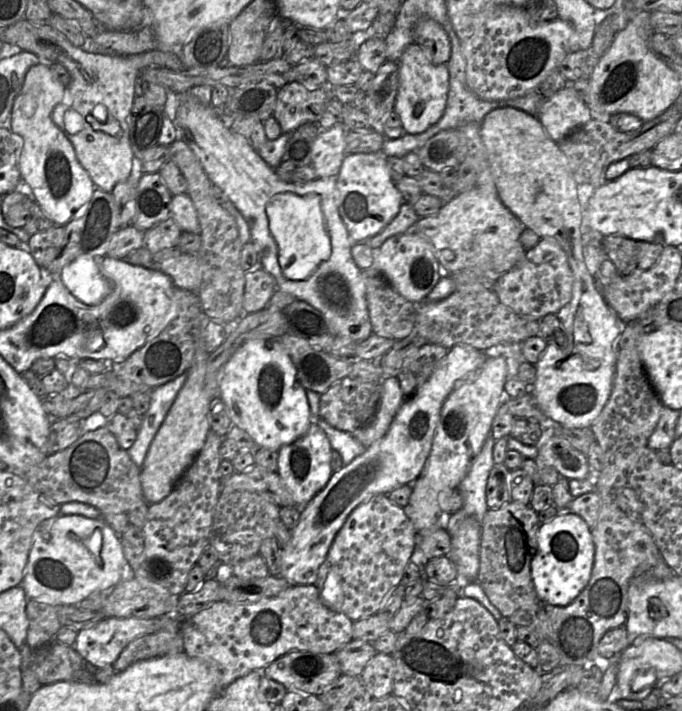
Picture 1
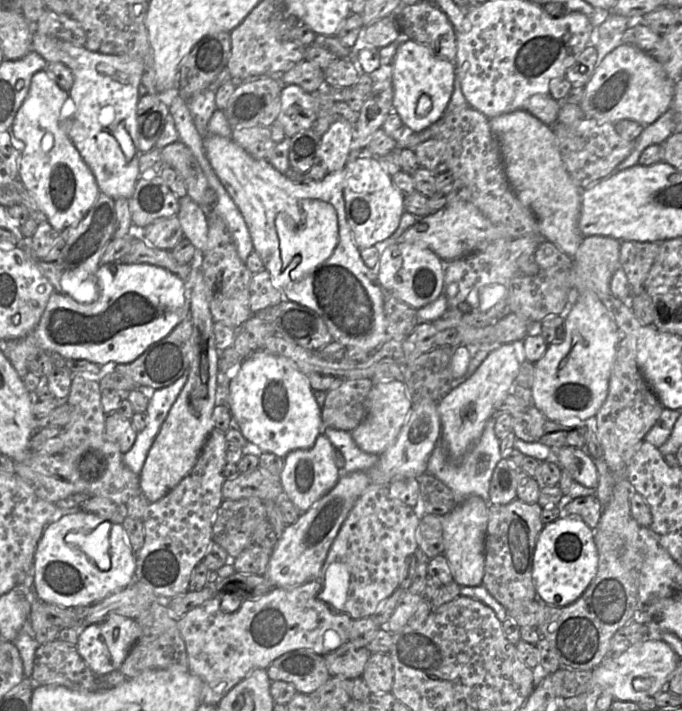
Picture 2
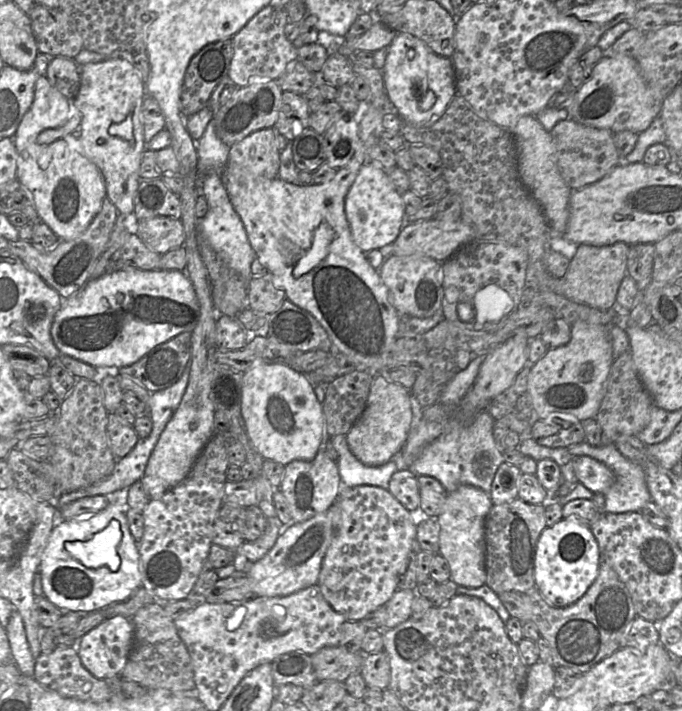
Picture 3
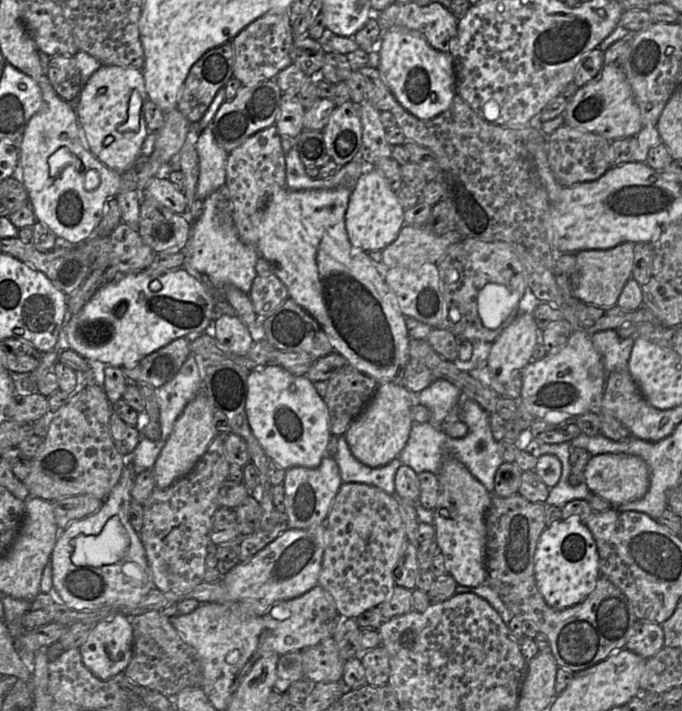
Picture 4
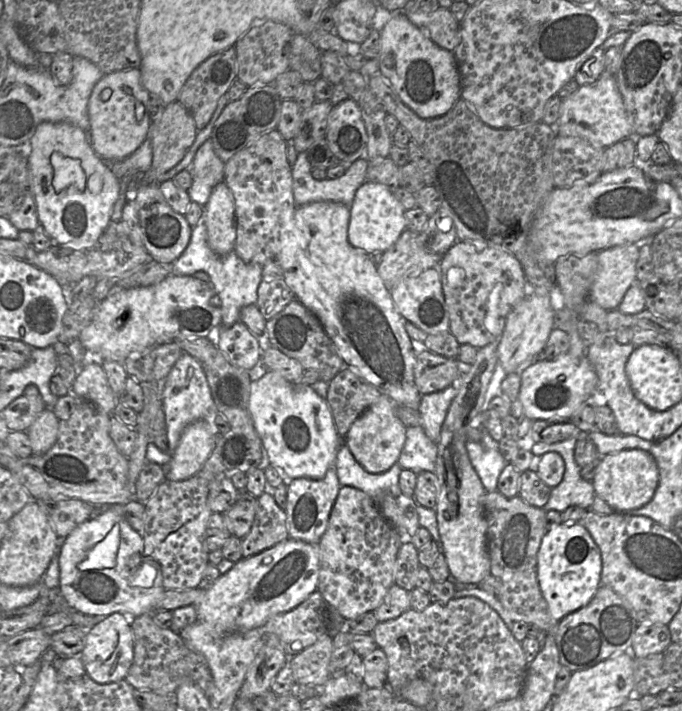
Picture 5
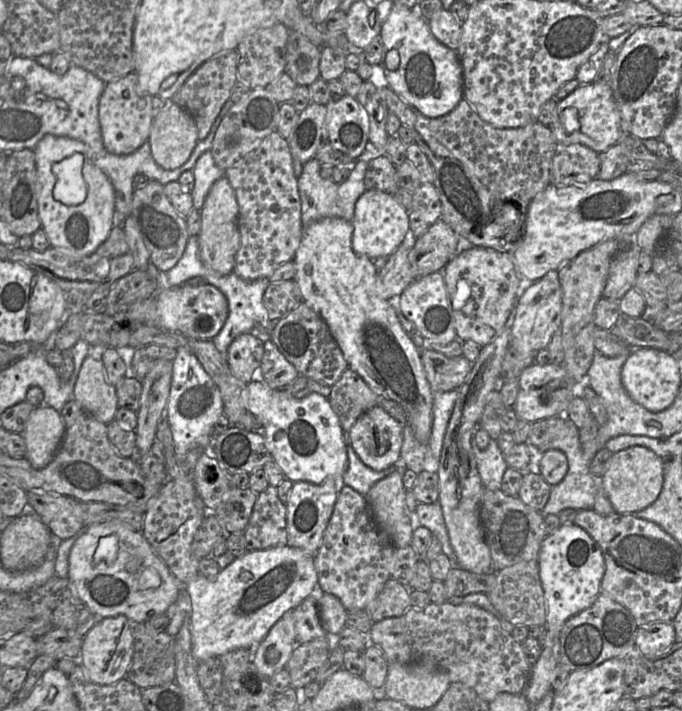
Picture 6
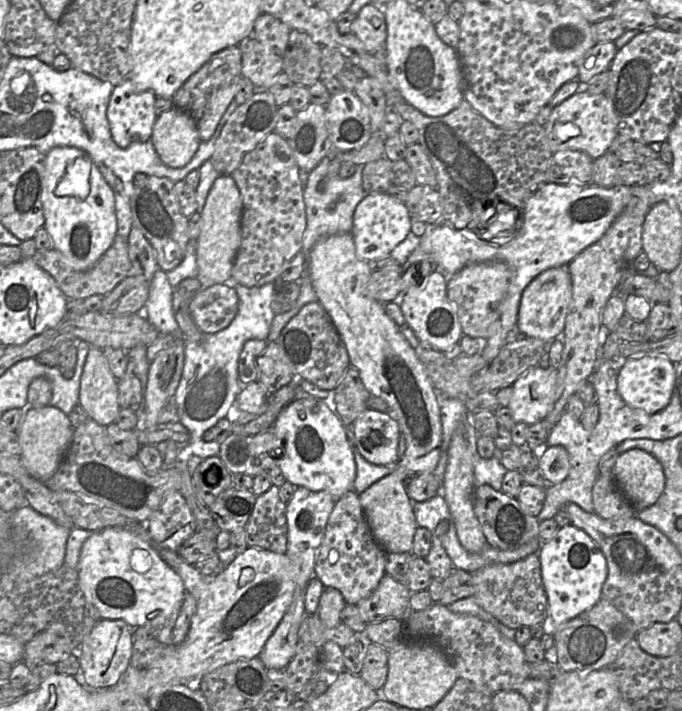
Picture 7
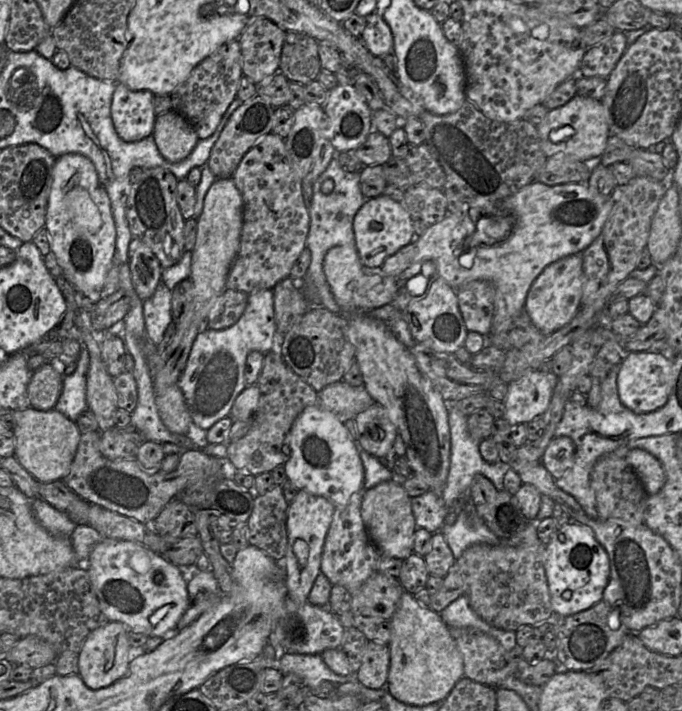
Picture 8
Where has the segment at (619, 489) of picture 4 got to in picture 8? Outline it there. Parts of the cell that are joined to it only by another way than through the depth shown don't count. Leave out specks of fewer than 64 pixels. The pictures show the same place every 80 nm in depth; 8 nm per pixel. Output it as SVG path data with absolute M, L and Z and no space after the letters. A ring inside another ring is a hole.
M630 450L625 460L636 473L648 496L657 494L664 486L666 475L664 469L654 456L640 450Z

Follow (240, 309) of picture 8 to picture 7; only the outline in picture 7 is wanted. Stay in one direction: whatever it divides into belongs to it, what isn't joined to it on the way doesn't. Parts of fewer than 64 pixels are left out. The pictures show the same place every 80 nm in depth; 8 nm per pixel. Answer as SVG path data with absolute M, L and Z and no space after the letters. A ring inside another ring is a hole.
M225 284L201 289L190 303L190 314L203 334L212 334L228 327L238 312L236 290Z

